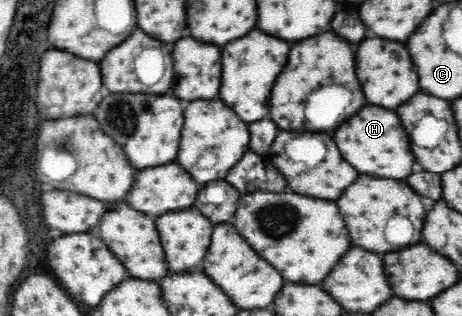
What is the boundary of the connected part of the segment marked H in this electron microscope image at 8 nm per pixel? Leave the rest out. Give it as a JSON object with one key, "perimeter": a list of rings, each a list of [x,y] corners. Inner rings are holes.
{"perimeter":[[[378,105],[364,107],[362,111],[358,111],[358,115],[354,115],[350,121],[336,129],[336,143],[342,155],[346,155],[346,161],[350,161],[350,165],[354,165],[360,173],[384,179],[404,179],[412,175],[416,157],[410,149],[410,137],[402,127],[398,113],[390,109]]]}

